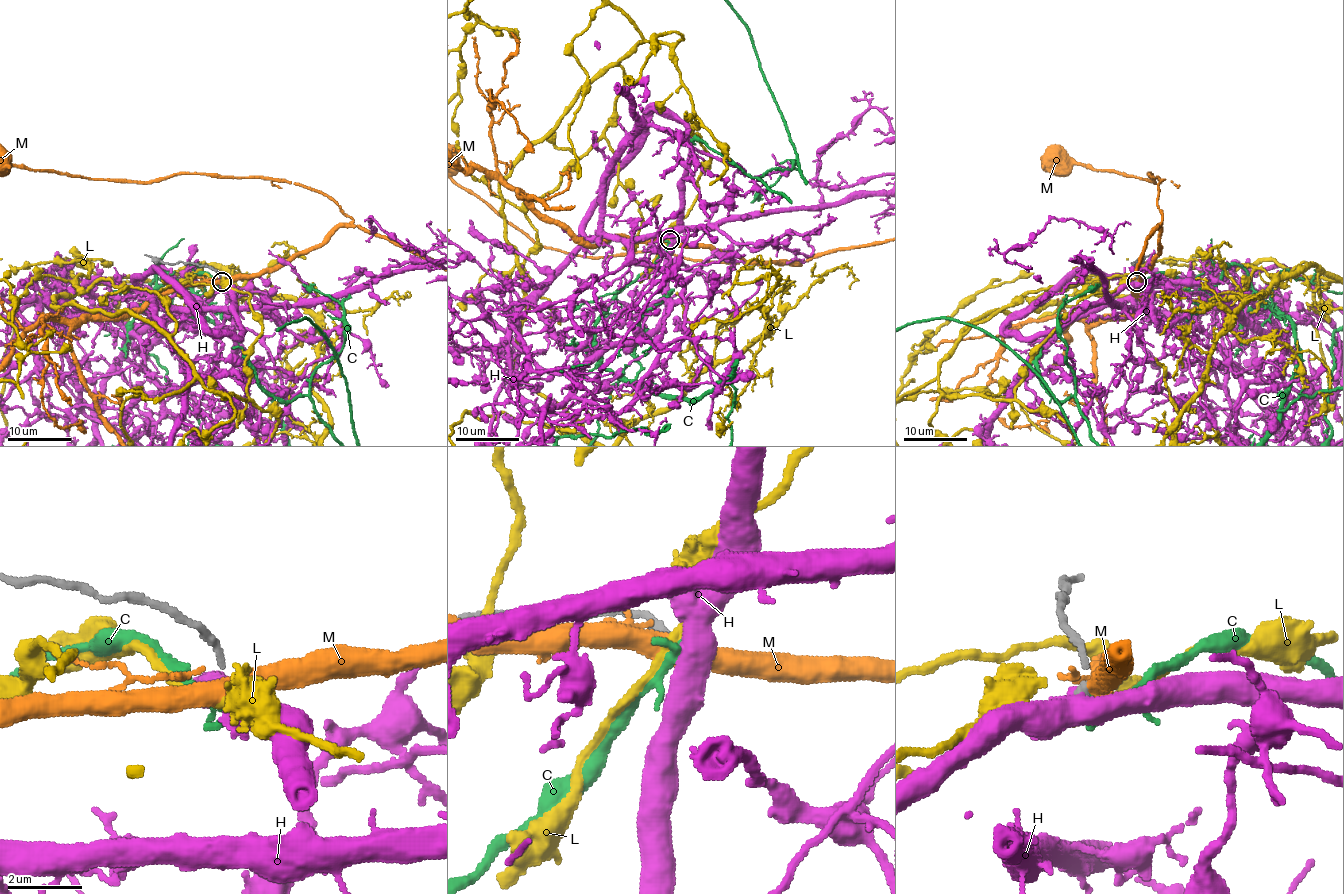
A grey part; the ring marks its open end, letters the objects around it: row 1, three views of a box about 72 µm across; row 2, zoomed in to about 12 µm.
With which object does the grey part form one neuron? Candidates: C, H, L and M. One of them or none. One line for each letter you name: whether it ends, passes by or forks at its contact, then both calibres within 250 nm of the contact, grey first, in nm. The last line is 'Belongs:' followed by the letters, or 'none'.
C: It passes by. Thickness 220 nm (grey) against 200 nm
Belongs: C

